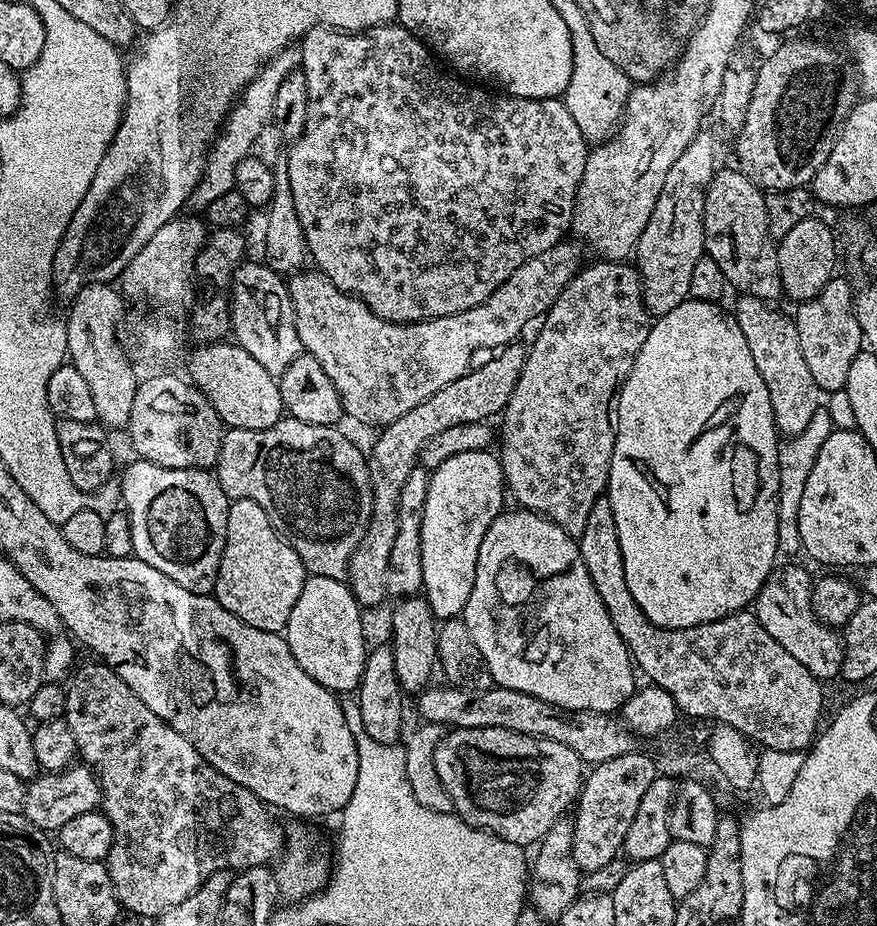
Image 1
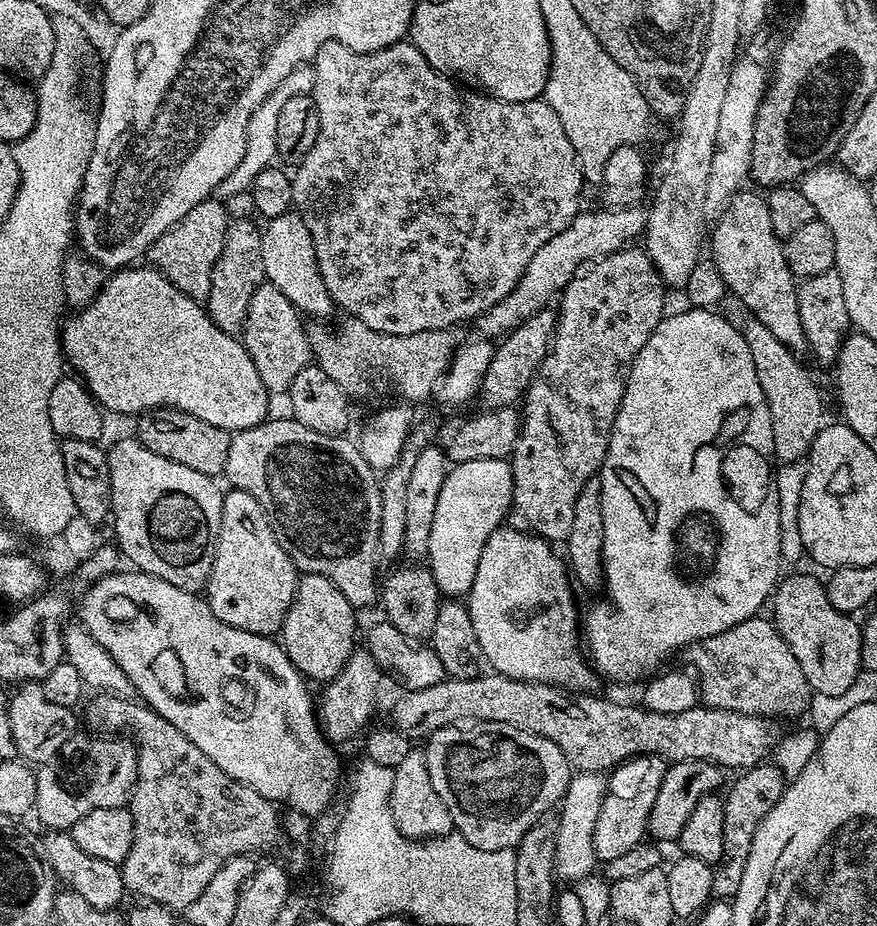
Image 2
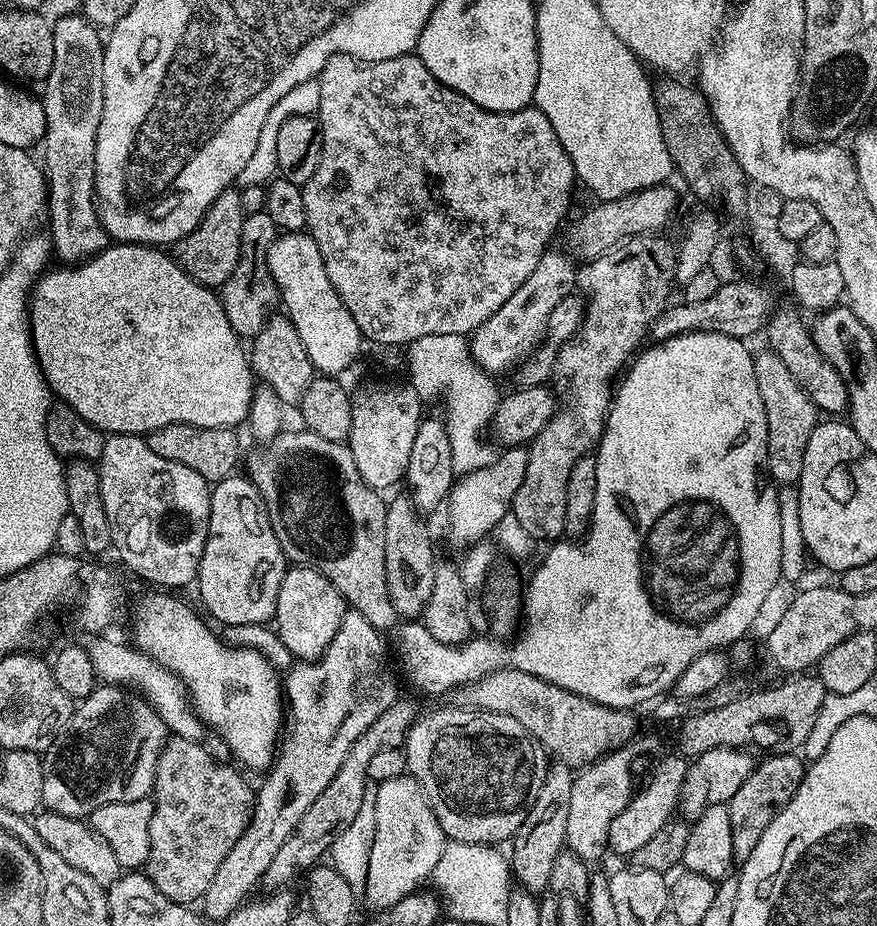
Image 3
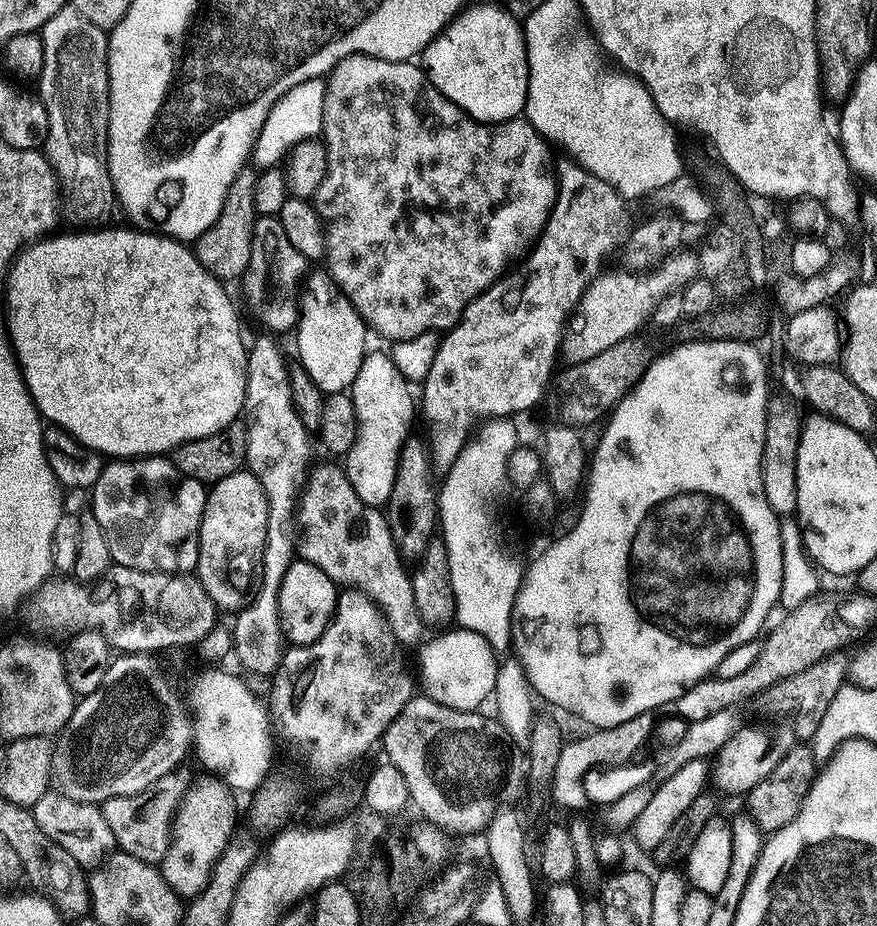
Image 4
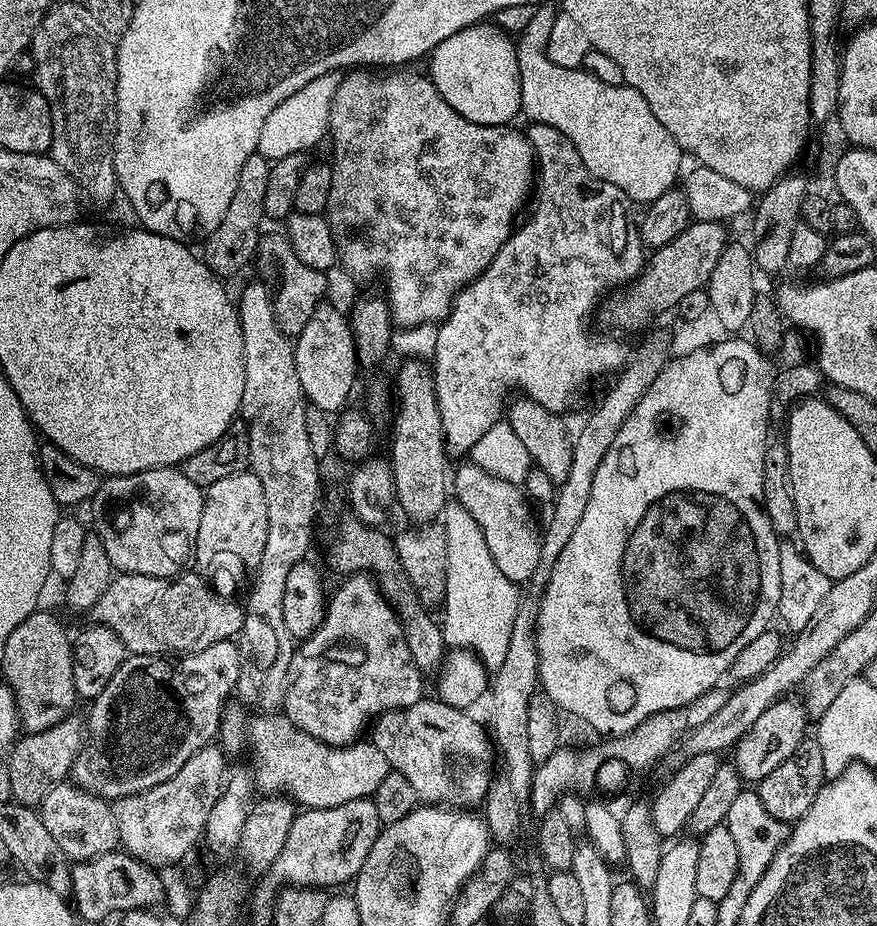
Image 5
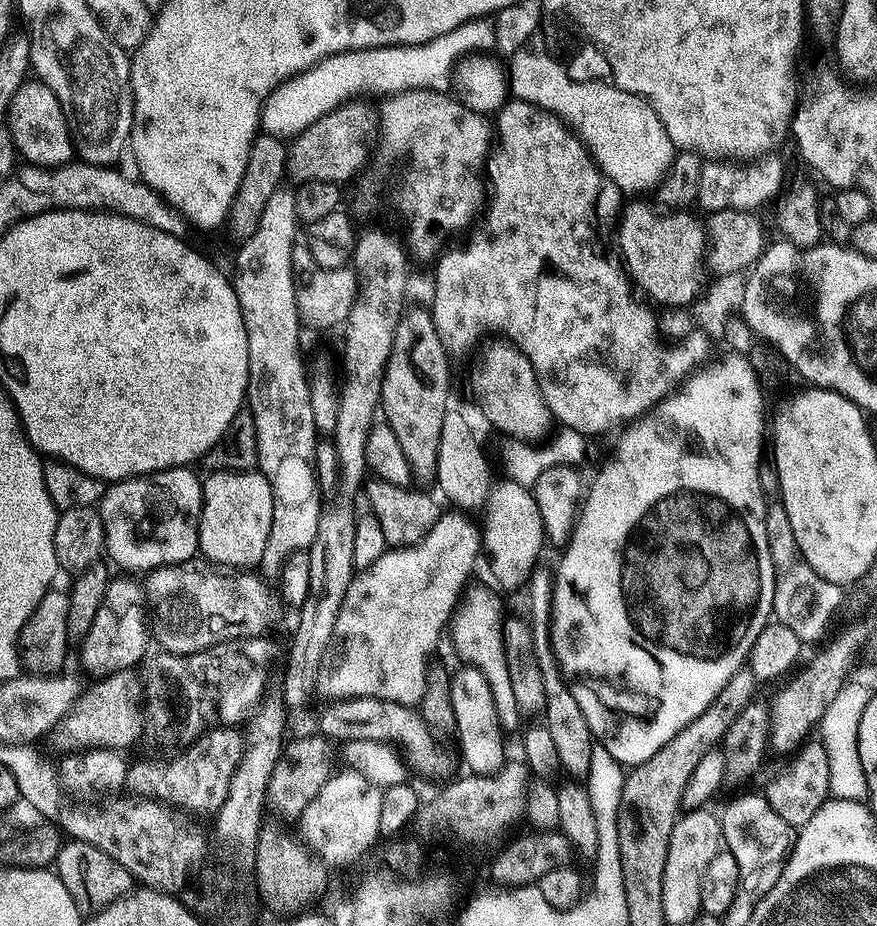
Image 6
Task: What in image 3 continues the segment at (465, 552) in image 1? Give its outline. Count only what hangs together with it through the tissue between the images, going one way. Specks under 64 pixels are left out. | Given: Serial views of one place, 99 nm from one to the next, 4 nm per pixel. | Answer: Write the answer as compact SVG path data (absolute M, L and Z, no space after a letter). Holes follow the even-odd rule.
M505 447L484 471L465 475L453 483L452 492L446 501L446 513L448 540L454 547L464 550L487 537L484 535L488 532L488 512L504 514L511 509L514 494L518 486L522 486L522 478L526 478L527 465L527 447Z

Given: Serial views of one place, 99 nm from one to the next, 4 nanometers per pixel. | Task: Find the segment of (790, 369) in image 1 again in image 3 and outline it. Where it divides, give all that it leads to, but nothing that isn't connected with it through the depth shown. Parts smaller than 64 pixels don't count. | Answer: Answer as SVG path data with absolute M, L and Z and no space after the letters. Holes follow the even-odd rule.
M770 350L763 351L755 353L754 374L758 382L758 394L762 394L762 406L766 410L768 427L766 472L777 485L796 486L800 483L802 462L806 462L806 442L810 442L810 434L814 434L818 423L818 409L814 406L814 402L810 402L806 390L798 386L794 374L786 370L782 358L778 358L778 354Z

